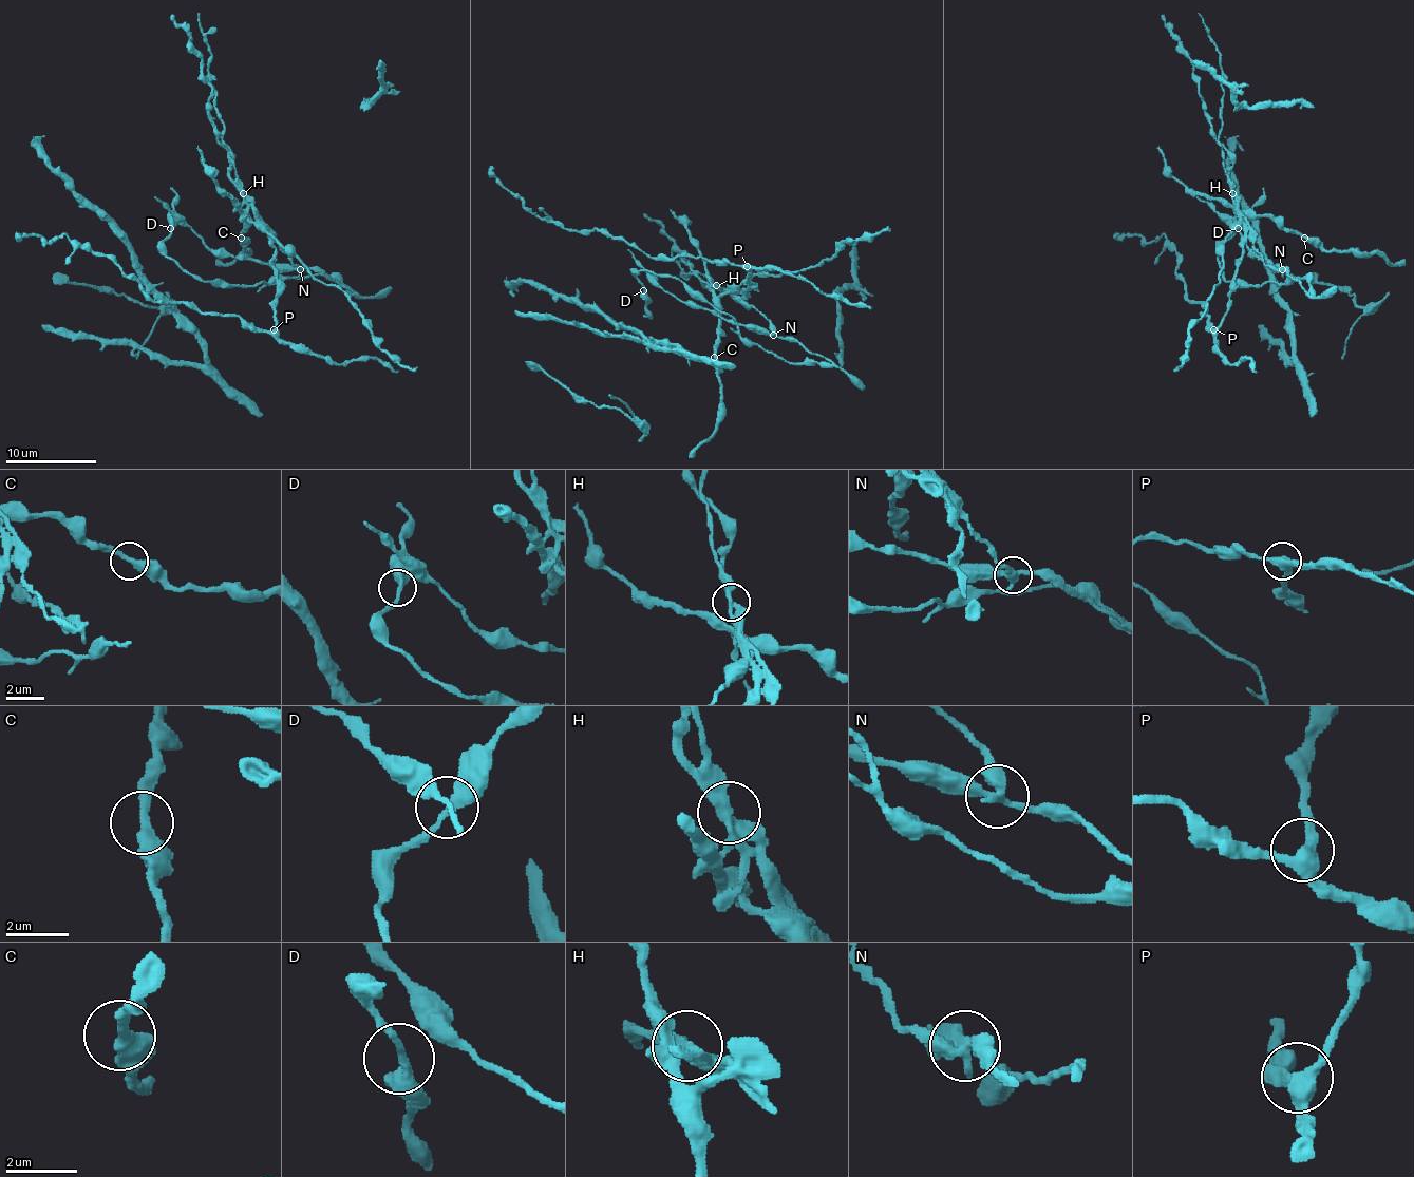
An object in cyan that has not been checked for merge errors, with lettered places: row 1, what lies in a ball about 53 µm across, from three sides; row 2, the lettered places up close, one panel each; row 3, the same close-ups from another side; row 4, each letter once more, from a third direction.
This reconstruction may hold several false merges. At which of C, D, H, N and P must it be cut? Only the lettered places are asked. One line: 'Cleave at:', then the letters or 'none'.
Cleave at: H, N

